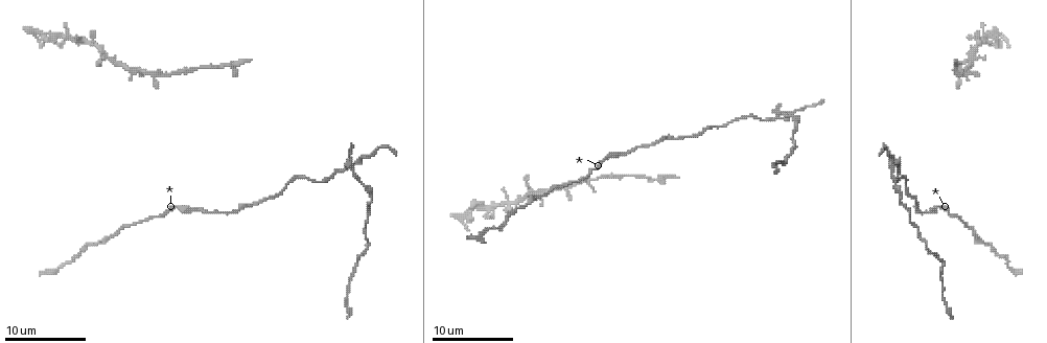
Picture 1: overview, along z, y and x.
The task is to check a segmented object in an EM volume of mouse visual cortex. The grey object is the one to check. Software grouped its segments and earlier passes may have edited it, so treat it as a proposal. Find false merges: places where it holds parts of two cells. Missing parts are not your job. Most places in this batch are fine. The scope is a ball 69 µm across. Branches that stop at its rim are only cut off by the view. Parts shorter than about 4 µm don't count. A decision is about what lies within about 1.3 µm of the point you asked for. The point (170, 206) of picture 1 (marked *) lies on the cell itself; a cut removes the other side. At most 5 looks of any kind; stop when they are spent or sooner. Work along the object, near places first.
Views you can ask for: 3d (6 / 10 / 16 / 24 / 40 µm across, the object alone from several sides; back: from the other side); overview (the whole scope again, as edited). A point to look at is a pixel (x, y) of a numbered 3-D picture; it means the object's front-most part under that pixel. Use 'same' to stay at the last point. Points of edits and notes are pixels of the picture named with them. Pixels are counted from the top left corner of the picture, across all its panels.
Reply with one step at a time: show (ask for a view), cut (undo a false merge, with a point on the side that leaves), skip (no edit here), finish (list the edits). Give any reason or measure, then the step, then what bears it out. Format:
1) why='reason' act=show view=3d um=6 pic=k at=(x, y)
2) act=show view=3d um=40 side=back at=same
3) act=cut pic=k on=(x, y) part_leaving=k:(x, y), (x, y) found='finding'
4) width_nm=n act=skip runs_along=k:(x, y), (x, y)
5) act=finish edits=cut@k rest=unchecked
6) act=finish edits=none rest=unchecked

why='sudden change in width' act=show view=3d um=16 pic=1 at=(608, 159)

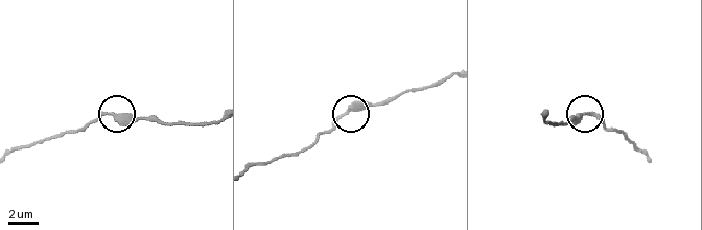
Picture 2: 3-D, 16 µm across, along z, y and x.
width_nm=340 act=skip runs_along=2:(97, 113), (155, 116) found='continuous, no second cell'

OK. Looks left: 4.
why='four or more arms meet' act=show view=3d um=16 pic=1 at=(157, 74)

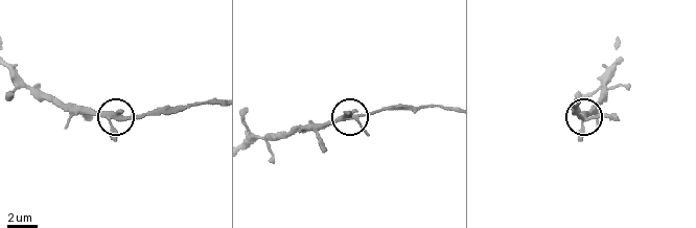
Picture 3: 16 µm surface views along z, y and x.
width_nm=310 act=skip found='one cell here'

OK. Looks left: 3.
why='four-way junction' act=show view=3d um=10 pic=1 at=(538, 192)

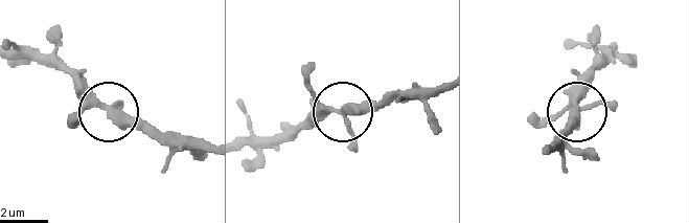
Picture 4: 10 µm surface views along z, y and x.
act=show view=3d um=10 side=back pic=4 at=(577, 109)

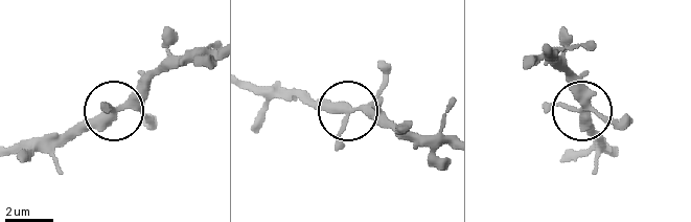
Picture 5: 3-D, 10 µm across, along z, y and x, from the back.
width_nm=320 act=skip found='all the same cell'

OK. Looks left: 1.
act=finish edits=none rest=unchecked

